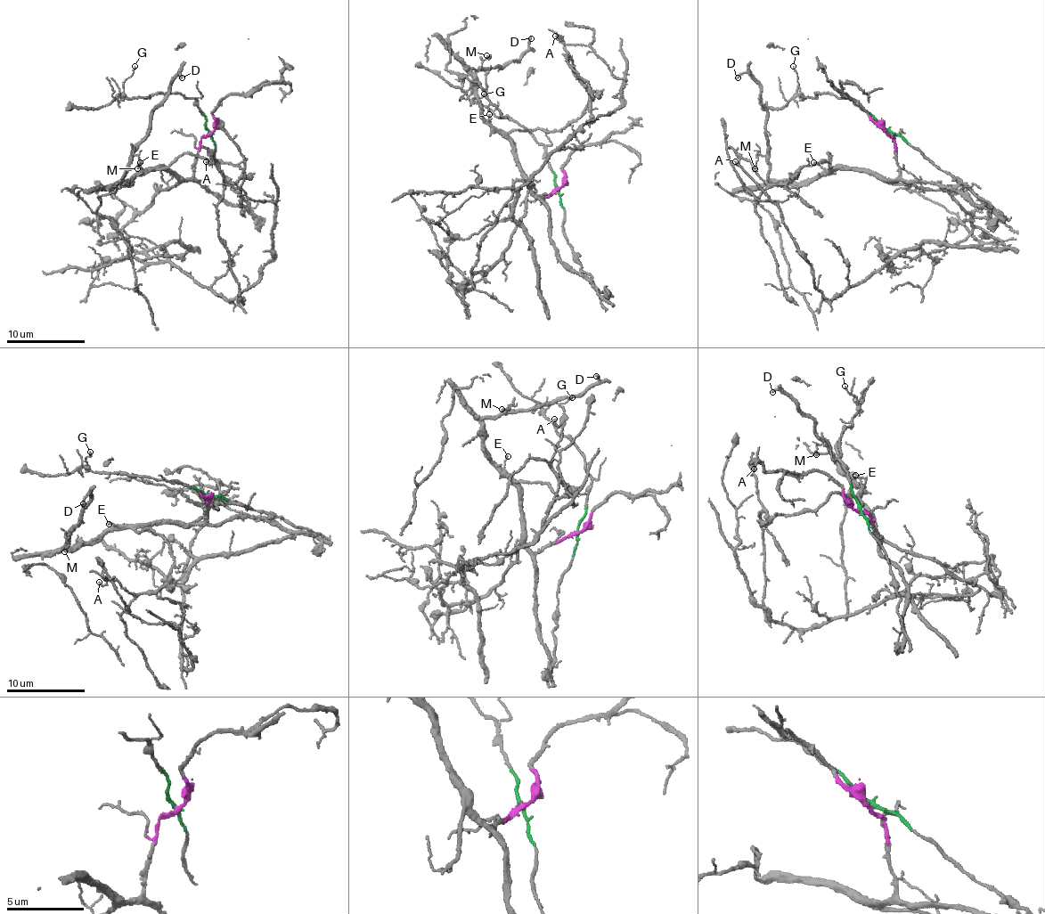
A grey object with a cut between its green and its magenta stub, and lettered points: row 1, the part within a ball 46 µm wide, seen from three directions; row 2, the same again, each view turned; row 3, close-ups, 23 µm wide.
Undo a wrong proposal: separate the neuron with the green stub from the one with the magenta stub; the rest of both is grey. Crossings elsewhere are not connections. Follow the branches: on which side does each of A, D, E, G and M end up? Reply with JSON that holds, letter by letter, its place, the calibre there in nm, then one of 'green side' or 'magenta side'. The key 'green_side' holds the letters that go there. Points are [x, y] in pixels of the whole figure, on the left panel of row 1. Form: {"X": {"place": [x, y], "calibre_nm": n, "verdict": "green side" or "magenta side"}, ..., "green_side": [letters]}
{"A": {"place": [206, 161], "calibre_nm": 110, "verdict": "magenta side"}, "D": {"place": [182, 77], "calibre_nm": 180, "verdict": "magenta side"}, "E": {"place": [140, 162], "calibre_nm": 110, "verdict": "magenta side"}, "G": {"place": [134, 66], "calibre_nm": 100, "verdict": "green side"}, "M": {"place": [137, 168], "calibre_nm": 100, "verdict": "magenta side"}, "green_side": ["G"]}

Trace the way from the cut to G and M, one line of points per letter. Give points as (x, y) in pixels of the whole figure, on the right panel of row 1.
G: (887, 131), (848, 98), (825, 93), (804, 98), (794, 67)
M: (887, 131), (895, 142), (895, 178), (827, 168), (817, 178), (774, 182), (760, 155), (755, 168)

